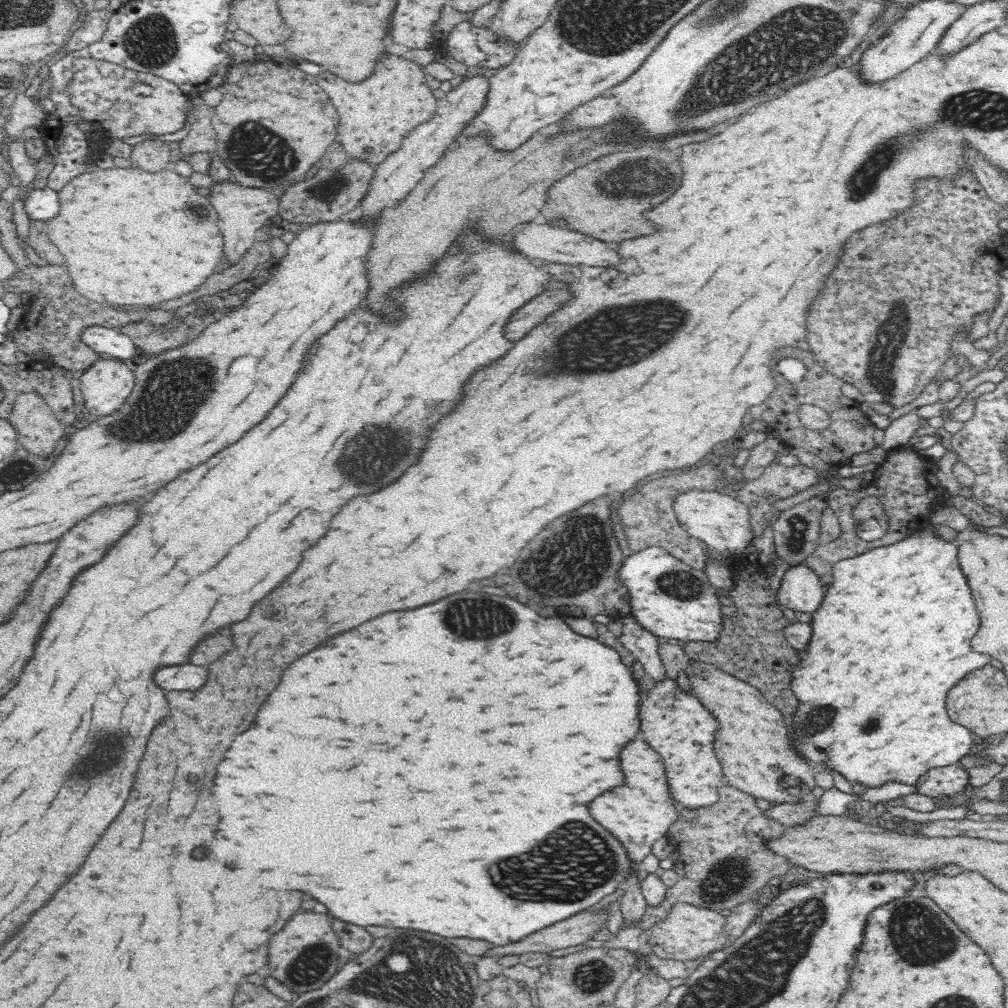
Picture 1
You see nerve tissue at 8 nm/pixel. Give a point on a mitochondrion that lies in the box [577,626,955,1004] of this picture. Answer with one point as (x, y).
(729, 879)

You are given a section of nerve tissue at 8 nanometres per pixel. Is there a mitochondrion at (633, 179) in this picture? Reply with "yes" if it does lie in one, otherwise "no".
yes

